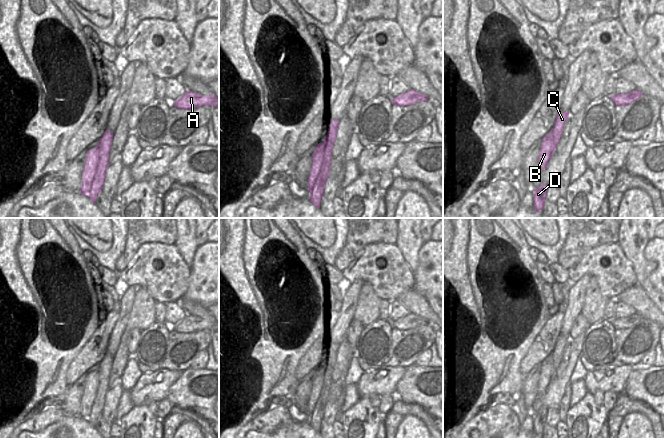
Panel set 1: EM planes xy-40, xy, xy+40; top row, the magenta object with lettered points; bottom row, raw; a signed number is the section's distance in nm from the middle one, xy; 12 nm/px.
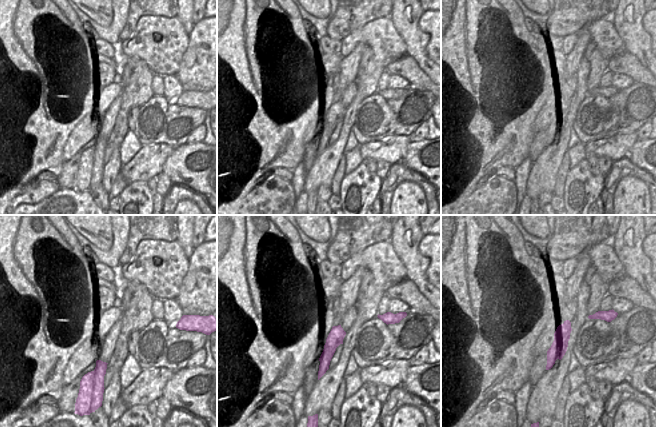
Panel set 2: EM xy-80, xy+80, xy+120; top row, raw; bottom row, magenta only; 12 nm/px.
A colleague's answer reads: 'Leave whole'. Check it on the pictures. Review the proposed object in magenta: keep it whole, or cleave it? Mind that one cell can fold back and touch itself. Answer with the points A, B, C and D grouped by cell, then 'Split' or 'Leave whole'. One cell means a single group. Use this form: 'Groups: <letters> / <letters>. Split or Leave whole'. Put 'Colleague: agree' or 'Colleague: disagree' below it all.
Groups: A B C / D. Split
Colleague: disagree

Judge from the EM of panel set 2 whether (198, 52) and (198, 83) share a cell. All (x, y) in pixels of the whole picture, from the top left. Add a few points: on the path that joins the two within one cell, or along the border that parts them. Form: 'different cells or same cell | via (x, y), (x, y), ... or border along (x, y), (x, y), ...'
same cell | via (198, 60), (198, 75)

